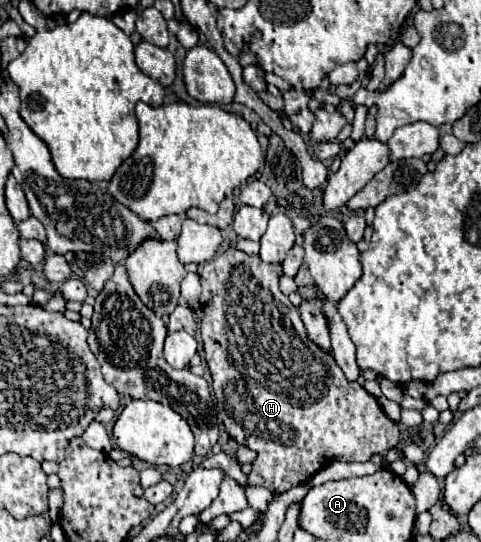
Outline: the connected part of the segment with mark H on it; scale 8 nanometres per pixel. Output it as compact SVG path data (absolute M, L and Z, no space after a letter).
M228 248L224 254L212 258L210 262L200 264L198 266L198 274L200 274L200 280L202 280L202 298L200 298L200 302L204 306L204 318L202 318L202 324L200 324L200 334L202 334L202 342L204 342L204 358L208 362L210 372L212 372L212 382L214 382L212 388L214 388L214 396L216 396L216 406L218 406L218 410L222 414L222 422L226 426L226 432L238 444L248 446L250 450L258 452L258 458L252 464L252 472L248 474L250 484L266 486L274 494L286 492L286 490L306 482L308 478L312 478L320 468L326 466L326 460L366 462L372 454L385 454L391 448L397 446L400 432L398 424L382 412L382 408L376 404L376 398L370 396L358 382L348 382L344 378L342 370L336 366L336 362L334 362L334 358L330 354L322 352L314 342L308 340L308 336L304 332L304 324L300 320L298 308L278 288L278 278L282 274L282 264L264 264L260 260L260 256L248 256L248 254L242 254L236 248Z

